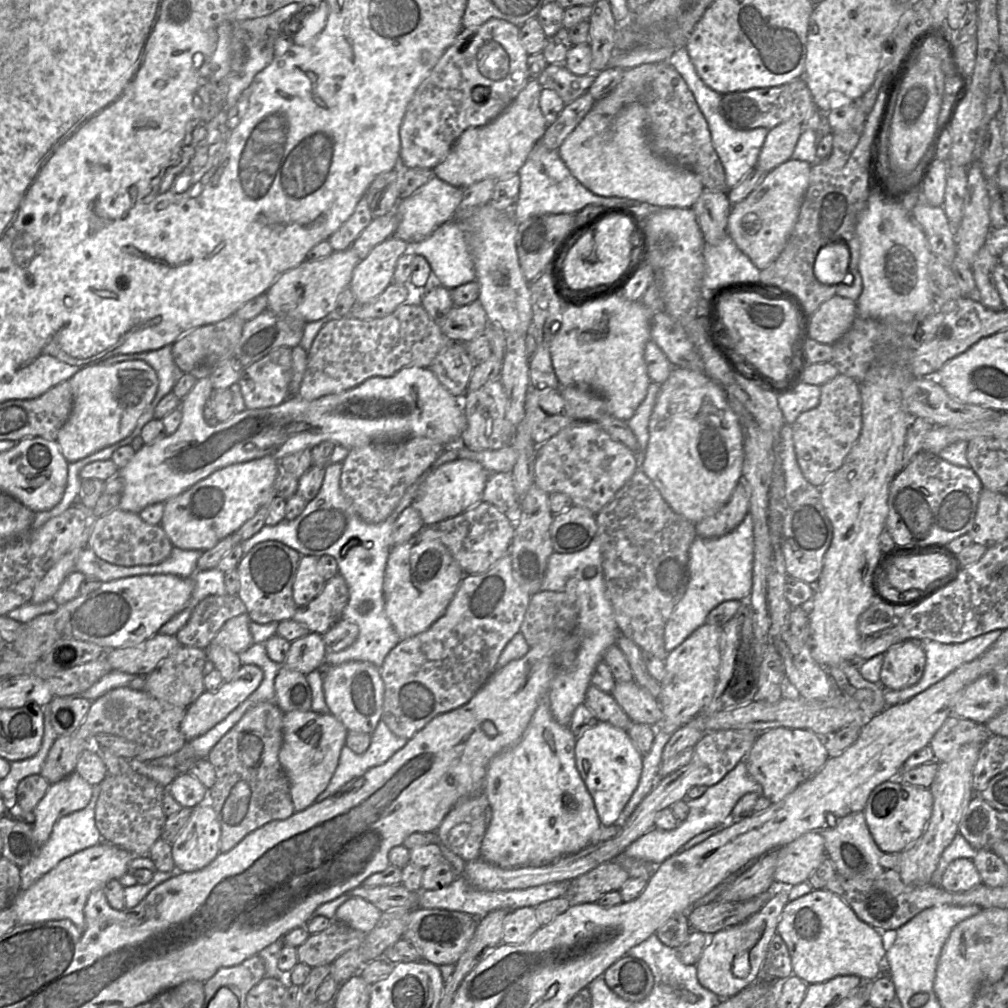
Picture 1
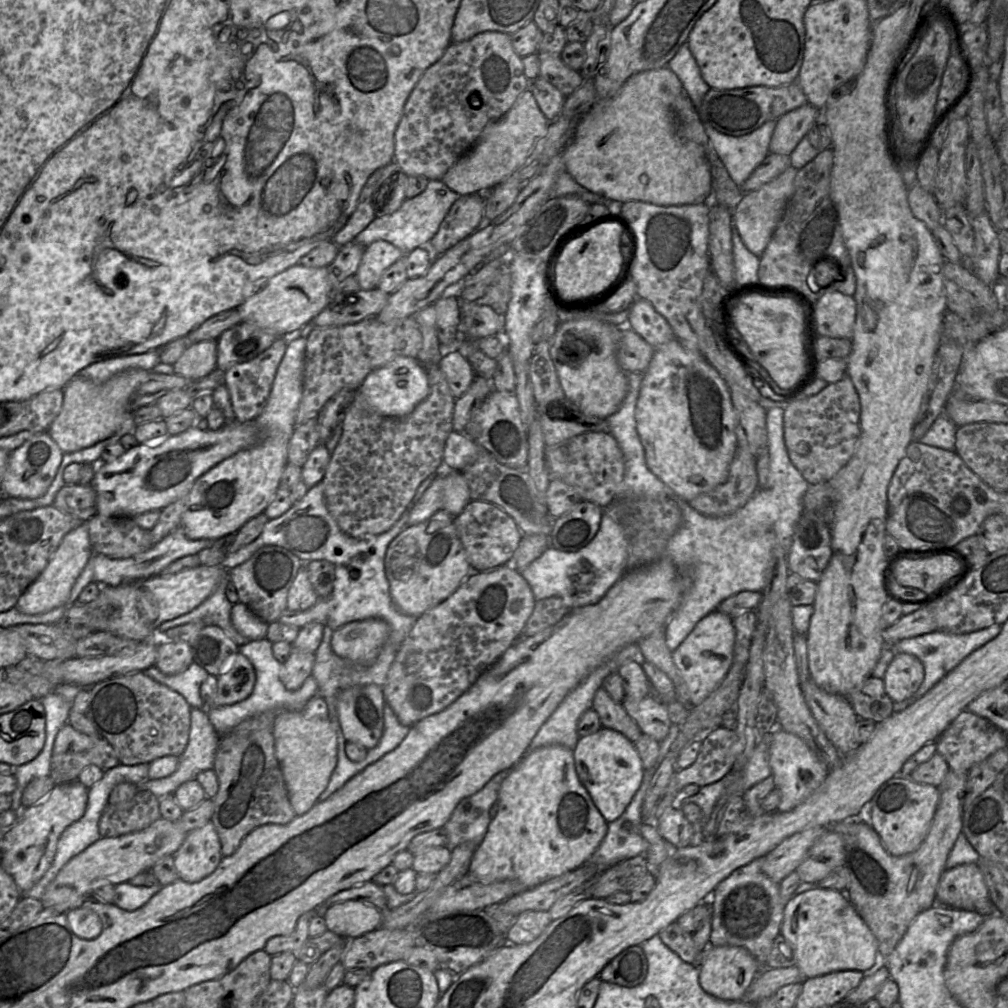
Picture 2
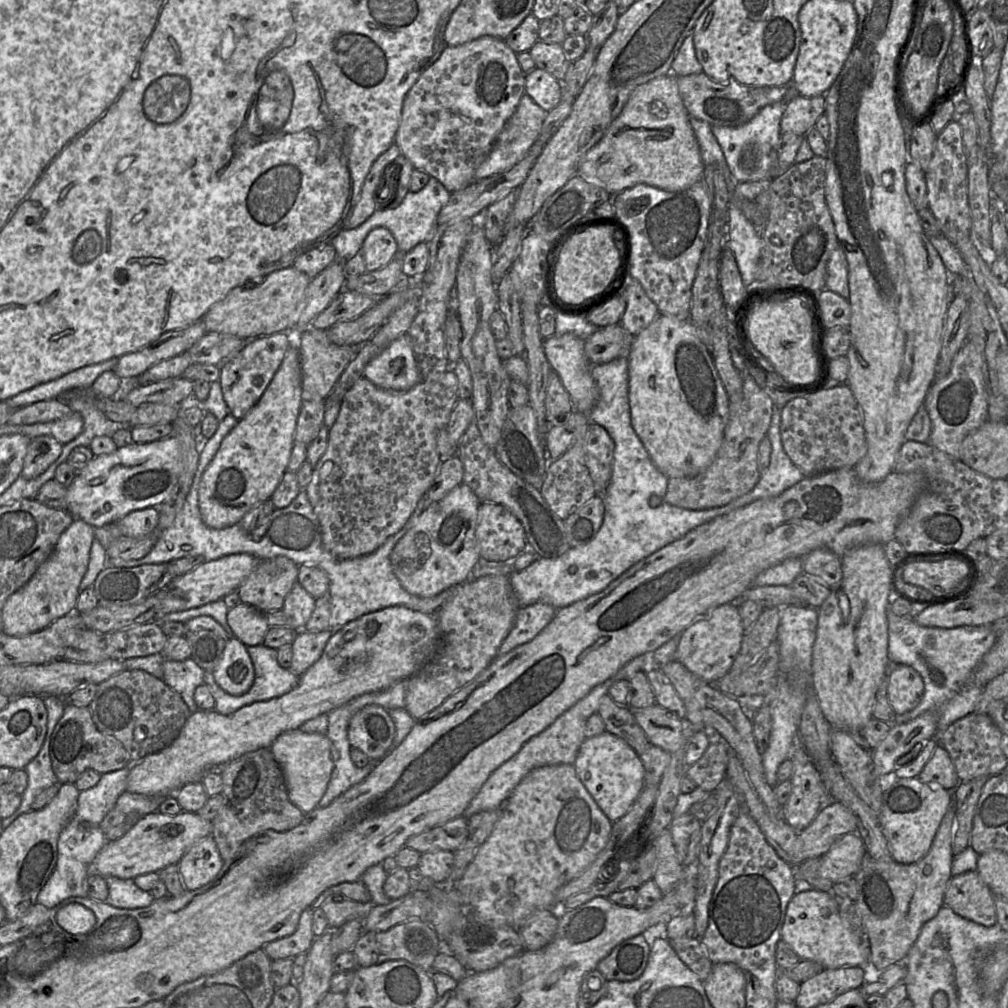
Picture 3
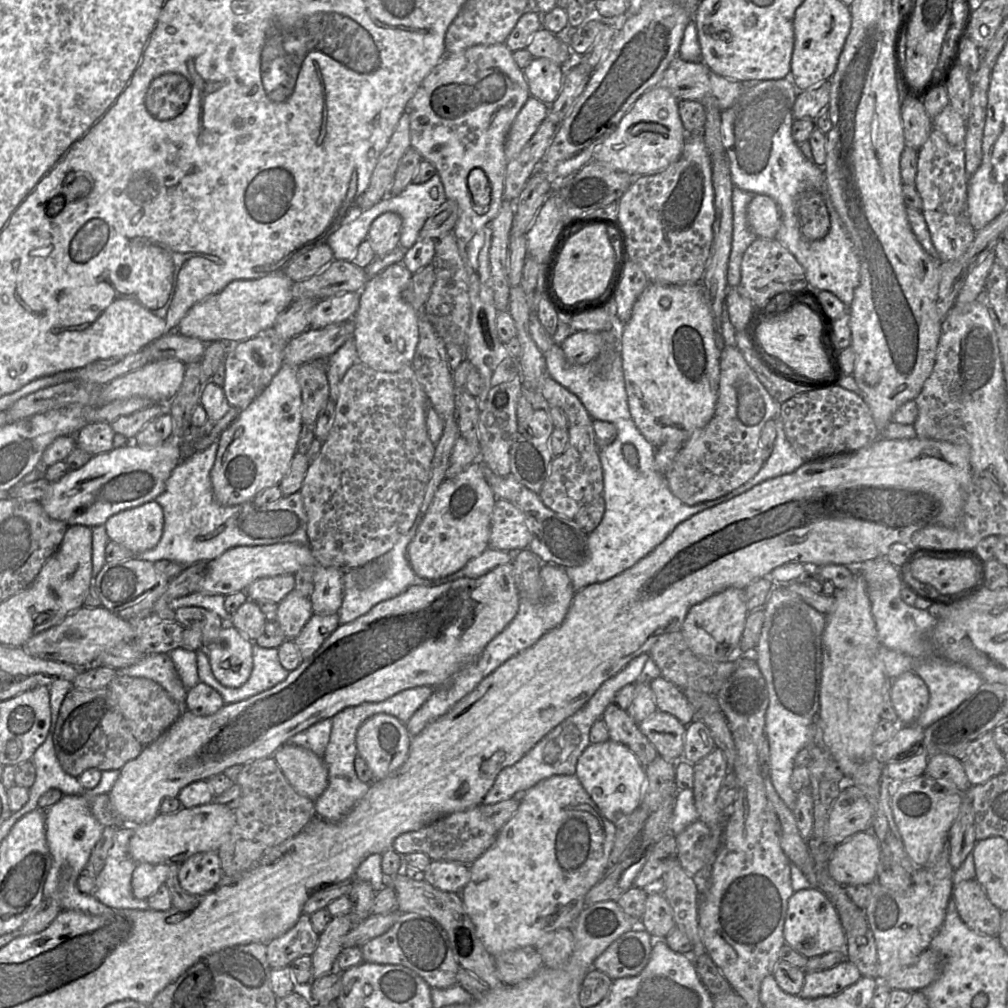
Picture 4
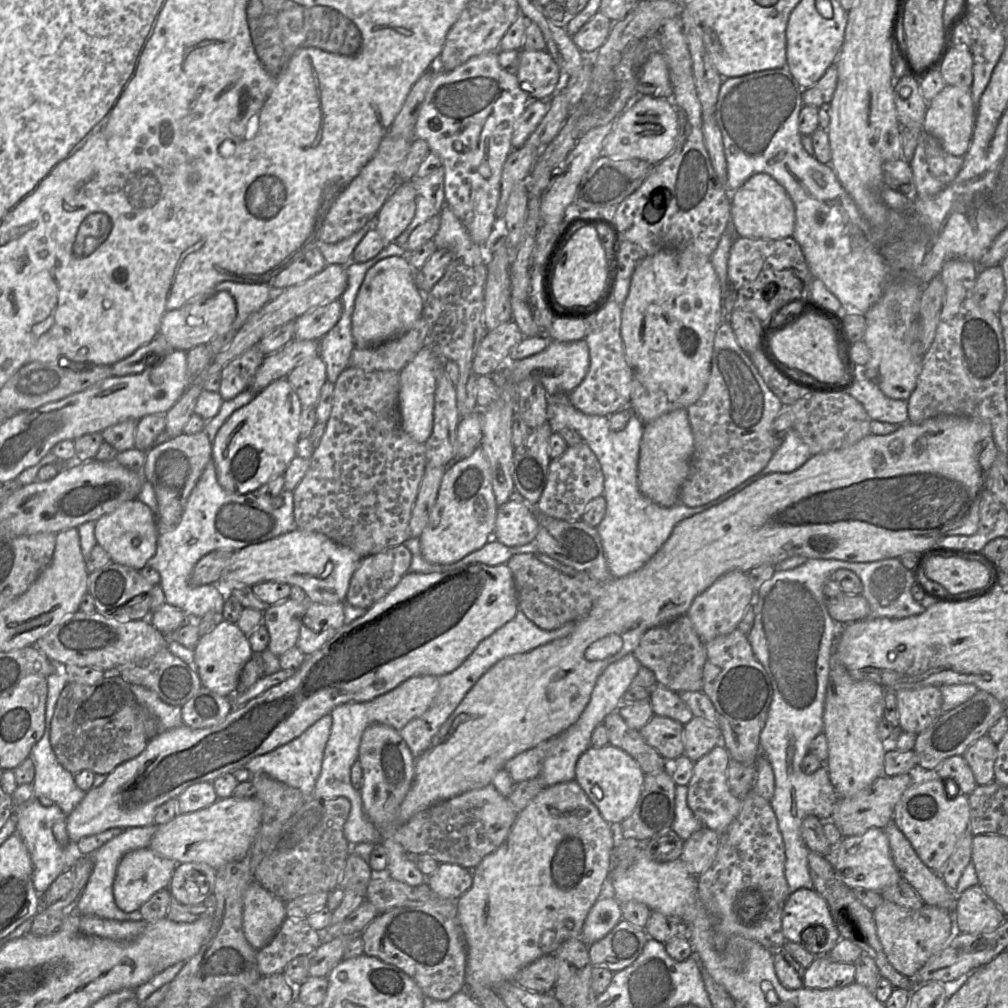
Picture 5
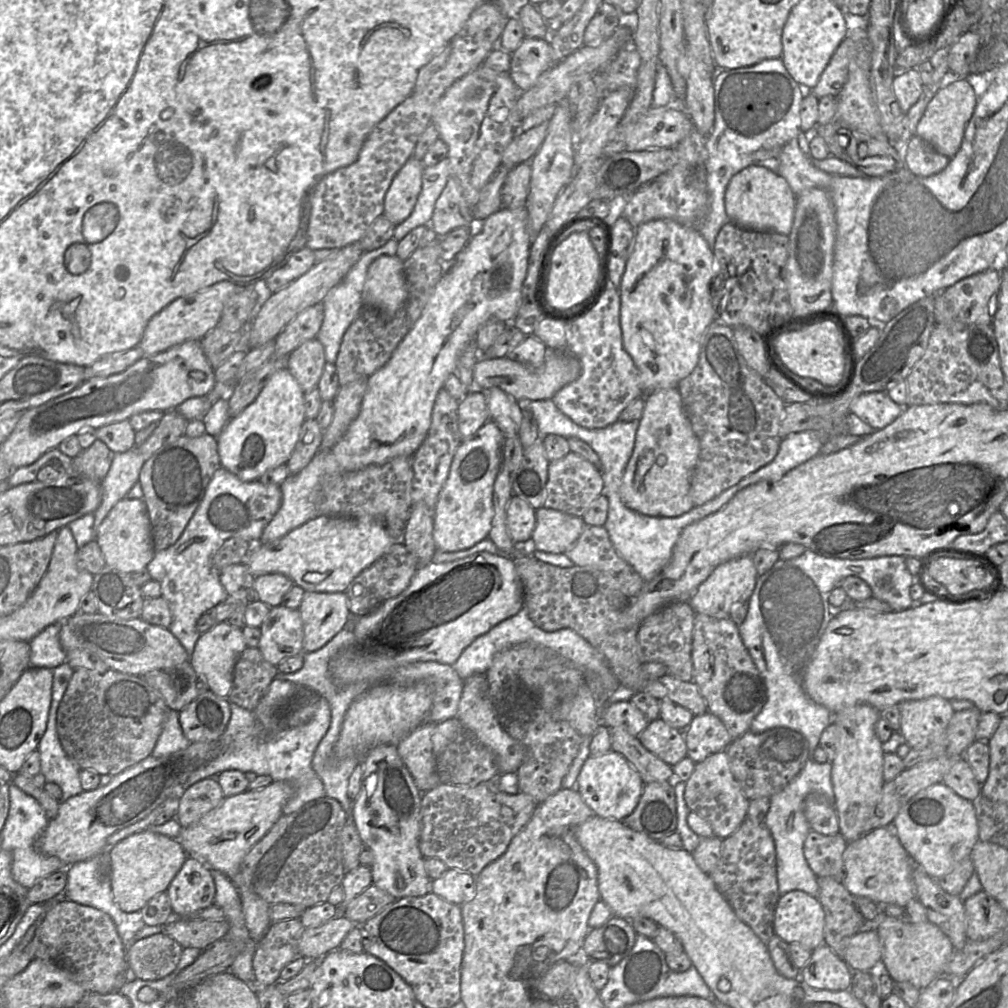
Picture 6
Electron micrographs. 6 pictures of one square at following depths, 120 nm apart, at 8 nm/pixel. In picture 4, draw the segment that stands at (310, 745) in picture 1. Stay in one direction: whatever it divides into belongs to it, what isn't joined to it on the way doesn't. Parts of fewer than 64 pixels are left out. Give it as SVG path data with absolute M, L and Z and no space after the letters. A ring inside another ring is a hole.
M288 743L278 748L272 757L298 794L315 801L325 791L328 769L323 757Z

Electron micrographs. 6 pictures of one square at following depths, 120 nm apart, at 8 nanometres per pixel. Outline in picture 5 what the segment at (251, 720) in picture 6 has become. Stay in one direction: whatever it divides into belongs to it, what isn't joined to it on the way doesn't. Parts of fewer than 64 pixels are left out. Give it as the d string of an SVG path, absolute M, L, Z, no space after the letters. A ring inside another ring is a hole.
M326 714L301 735L274 750L252 758L244 768L251 774L266 774L290 787L297 788L306 798L312 797L320 774L325 745L332 725L330 714Z

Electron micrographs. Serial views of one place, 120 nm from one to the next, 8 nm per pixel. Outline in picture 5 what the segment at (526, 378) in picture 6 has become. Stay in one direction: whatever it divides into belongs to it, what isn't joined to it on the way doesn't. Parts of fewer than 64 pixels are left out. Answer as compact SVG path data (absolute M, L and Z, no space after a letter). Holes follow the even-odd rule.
M585 339L571 342L551 341L541 352L521 360L508 360L501 368L507 382L518 385L526 378L535 378L542 384L548 397L569 394L581 383L588 371L589 348Z

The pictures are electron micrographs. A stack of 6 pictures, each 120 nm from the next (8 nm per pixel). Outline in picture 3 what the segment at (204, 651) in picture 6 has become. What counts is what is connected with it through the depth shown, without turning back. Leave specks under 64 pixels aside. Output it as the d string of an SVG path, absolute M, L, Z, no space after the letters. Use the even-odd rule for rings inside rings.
M231 636L212 672L216 683L228 694L242 695L253 685L254 666L246 647L239 639Z

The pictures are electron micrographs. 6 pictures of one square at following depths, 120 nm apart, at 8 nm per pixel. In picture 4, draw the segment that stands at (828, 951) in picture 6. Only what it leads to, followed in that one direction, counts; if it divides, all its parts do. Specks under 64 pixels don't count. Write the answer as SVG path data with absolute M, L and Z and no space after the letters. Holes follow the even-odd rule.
M845 958L829 969L805 972L799 996L814 999L835 995L854 984L861 976L857 967Z

